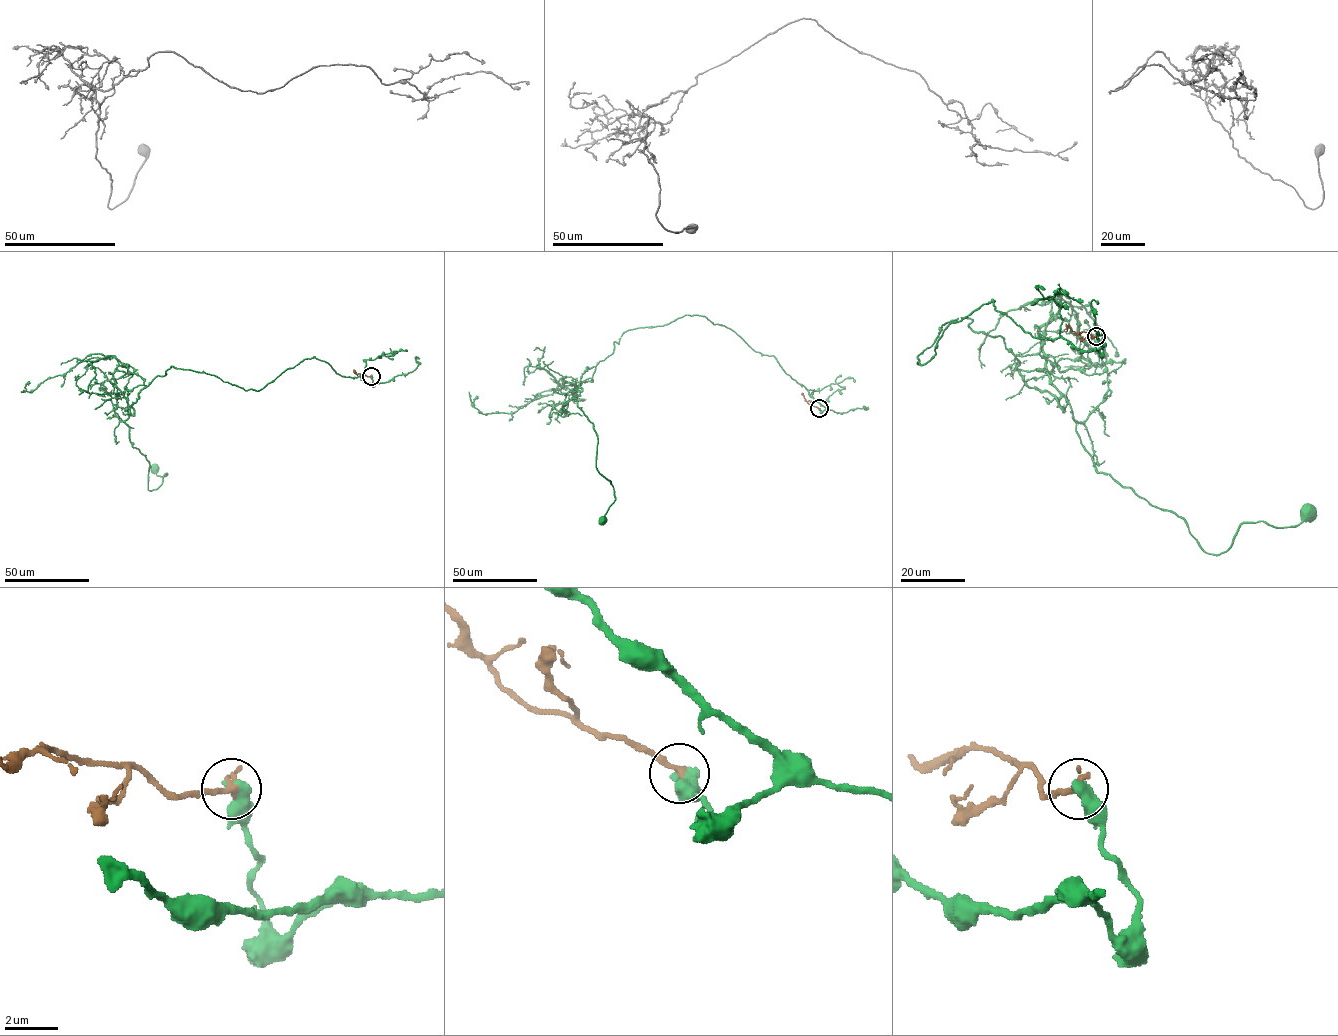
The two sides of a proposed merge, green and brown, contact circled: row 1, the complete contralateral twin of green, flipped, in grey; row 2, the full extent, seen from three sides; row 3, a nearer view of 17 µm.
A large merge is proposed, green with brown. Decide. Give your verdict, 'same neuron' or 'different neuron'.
different neuron

